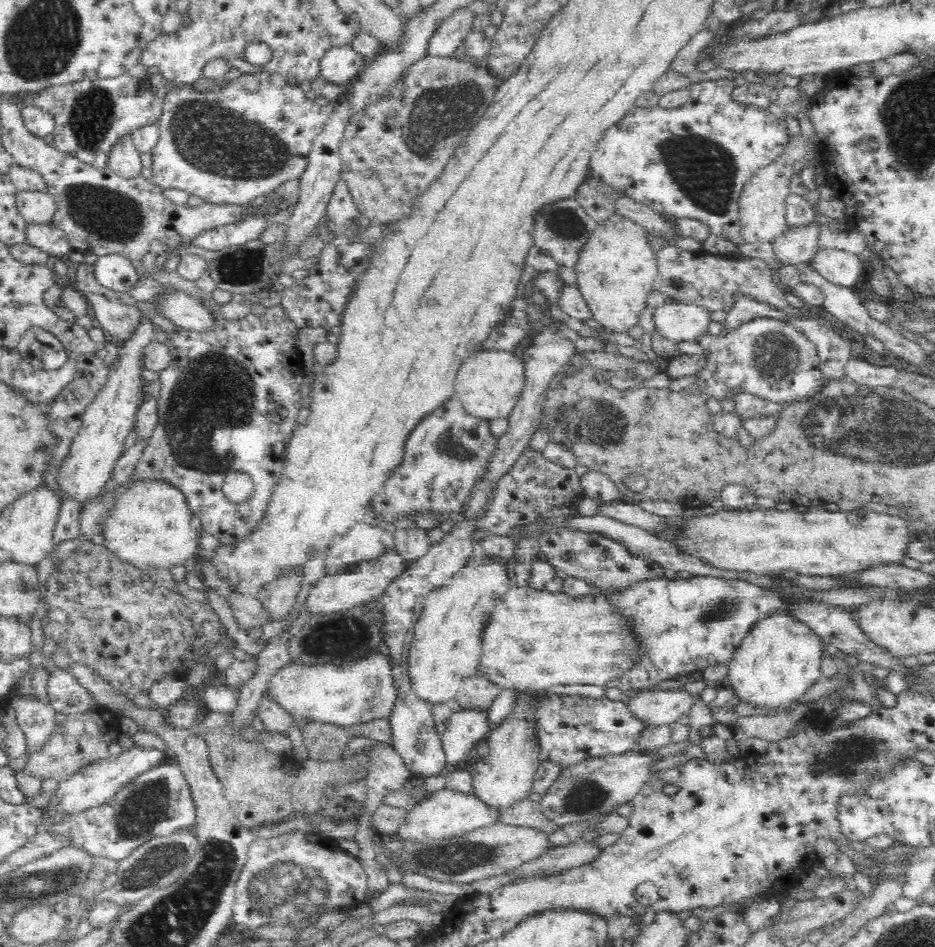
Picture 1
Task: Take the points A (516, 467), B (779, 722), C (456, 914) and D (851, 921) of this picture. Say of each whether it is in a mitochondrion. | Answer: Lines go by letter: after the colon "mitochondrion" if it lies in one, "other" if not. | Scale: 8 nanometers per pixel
A: other
B: other
C: other
D: other

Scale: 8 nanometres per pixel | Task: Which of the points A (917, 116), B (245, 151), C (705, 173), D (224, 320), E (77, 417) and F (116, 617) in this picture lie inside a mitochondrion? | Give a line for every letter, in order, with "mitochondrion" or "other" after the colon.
A: mitochondrion
B: mitochondrion
C: mitochondrion
D: other
E: other
F: other

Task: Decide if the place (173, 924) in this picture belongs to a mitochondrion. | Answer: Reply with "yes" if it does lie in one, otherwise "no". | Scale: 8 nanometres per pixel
yes

